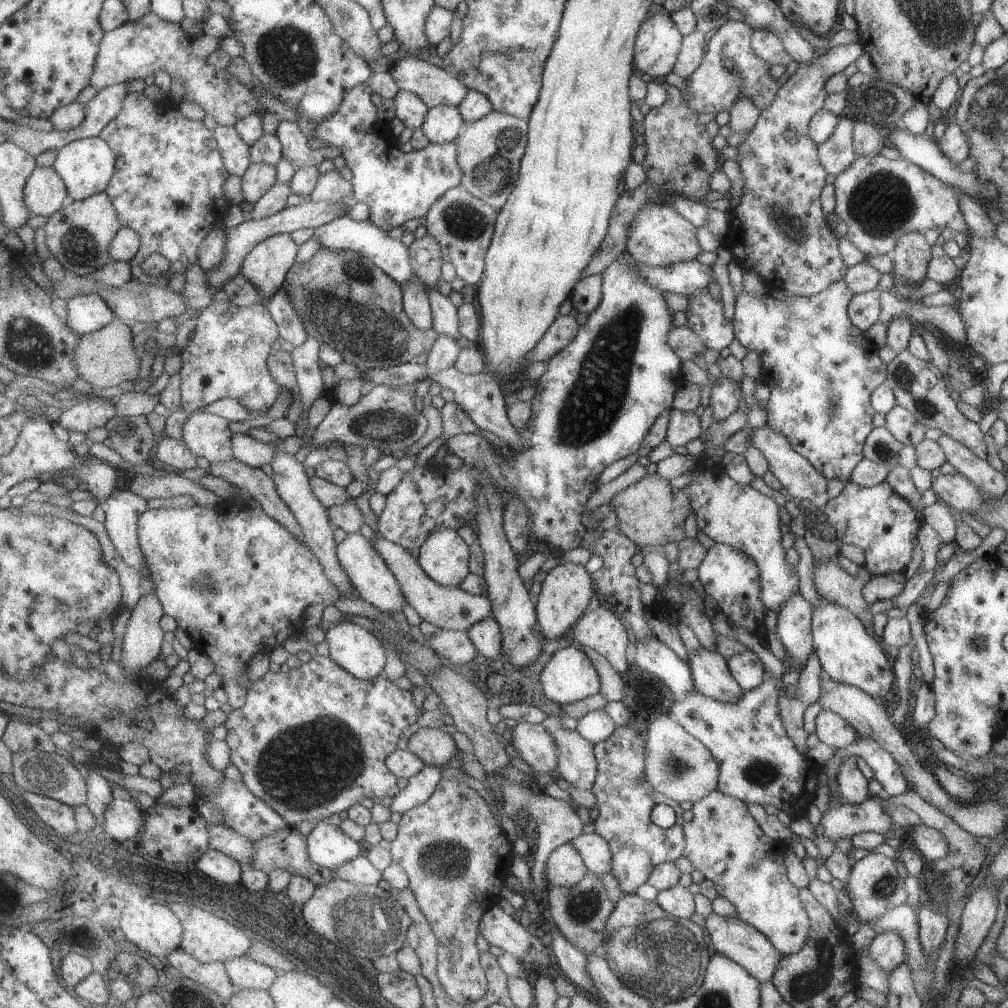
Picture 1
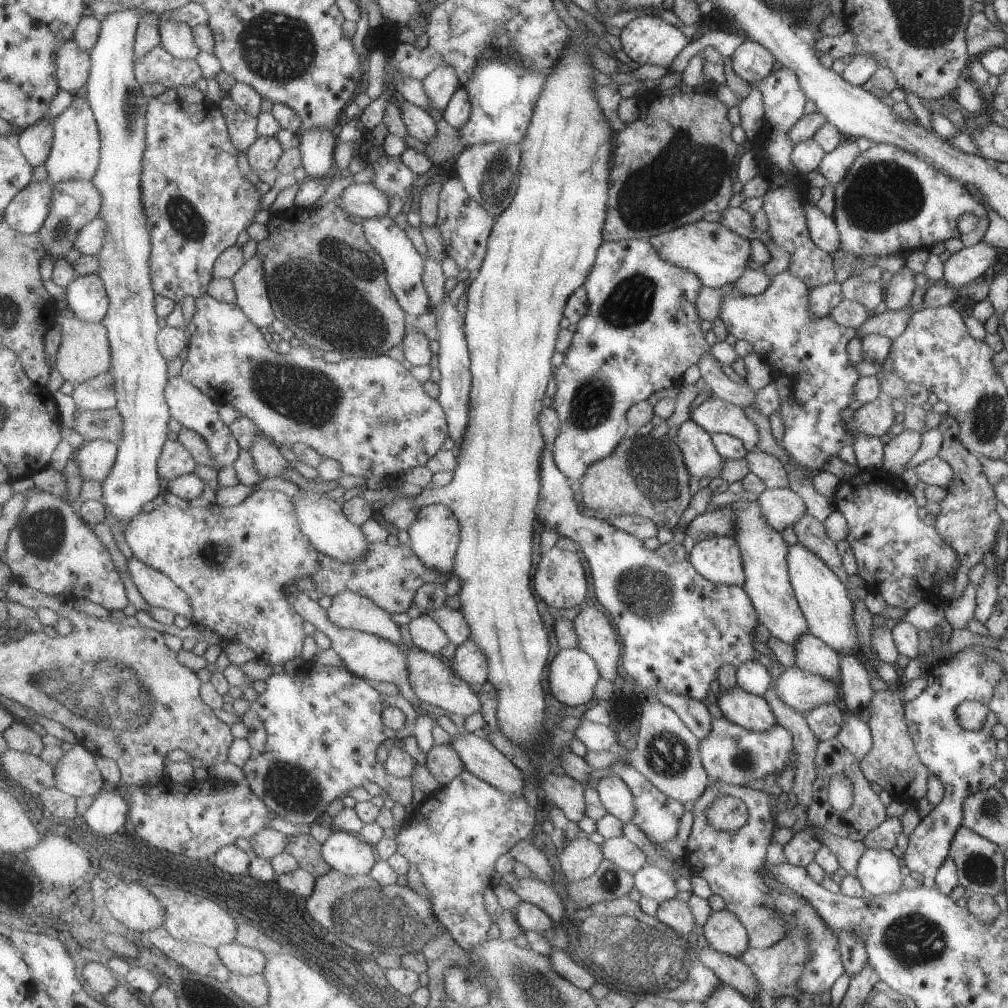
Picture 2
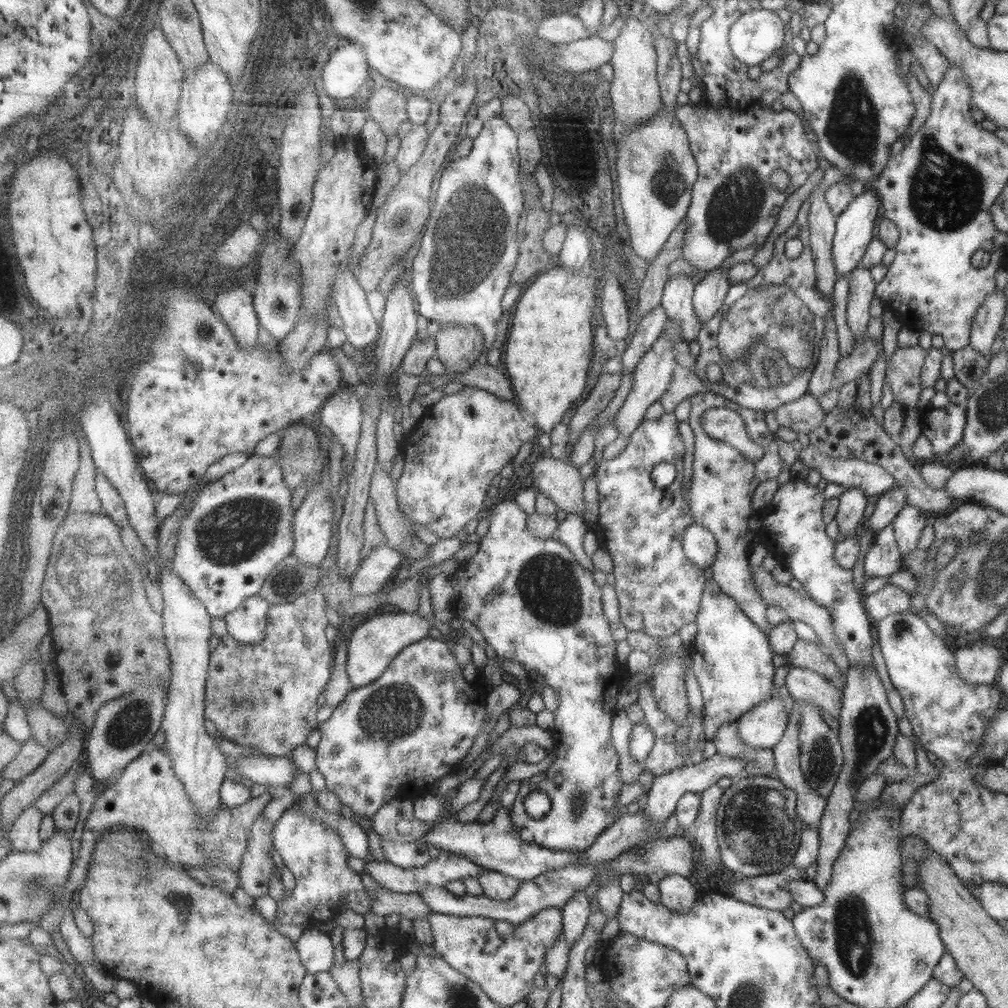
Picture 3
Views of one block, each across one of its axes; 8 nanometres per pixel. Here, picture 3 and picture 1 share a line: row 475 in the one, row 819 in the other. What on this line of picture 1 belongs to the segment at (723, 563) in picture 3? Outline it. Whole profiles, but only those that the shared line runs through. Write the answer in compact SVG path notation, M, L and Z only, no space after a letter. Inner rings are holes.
M719 790L713 791L693 805L694 819L685 822L683 827L686 838L683 856L692 863L696 871L702 872L705 879L714 884L718 895L728 898L734 904L738 918L766 936L776 951L782 956L798 953L805 946L811 923L800 901L799 889L788 879L785 864L788 842L776 842L766 836L742 800ZM718 864L724 866L722 872L714 870L714 866Z

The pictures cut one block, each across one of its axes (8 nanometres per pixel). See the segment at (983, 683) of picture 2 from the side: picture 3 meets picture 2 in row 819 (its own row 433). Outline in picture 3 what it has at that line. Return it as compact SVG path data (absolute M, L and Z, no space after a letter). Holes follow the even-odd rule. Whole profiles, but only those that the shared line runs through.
M948 404L945 408L930 408L922 433L941 457L961 445L967 415L963 404Z

